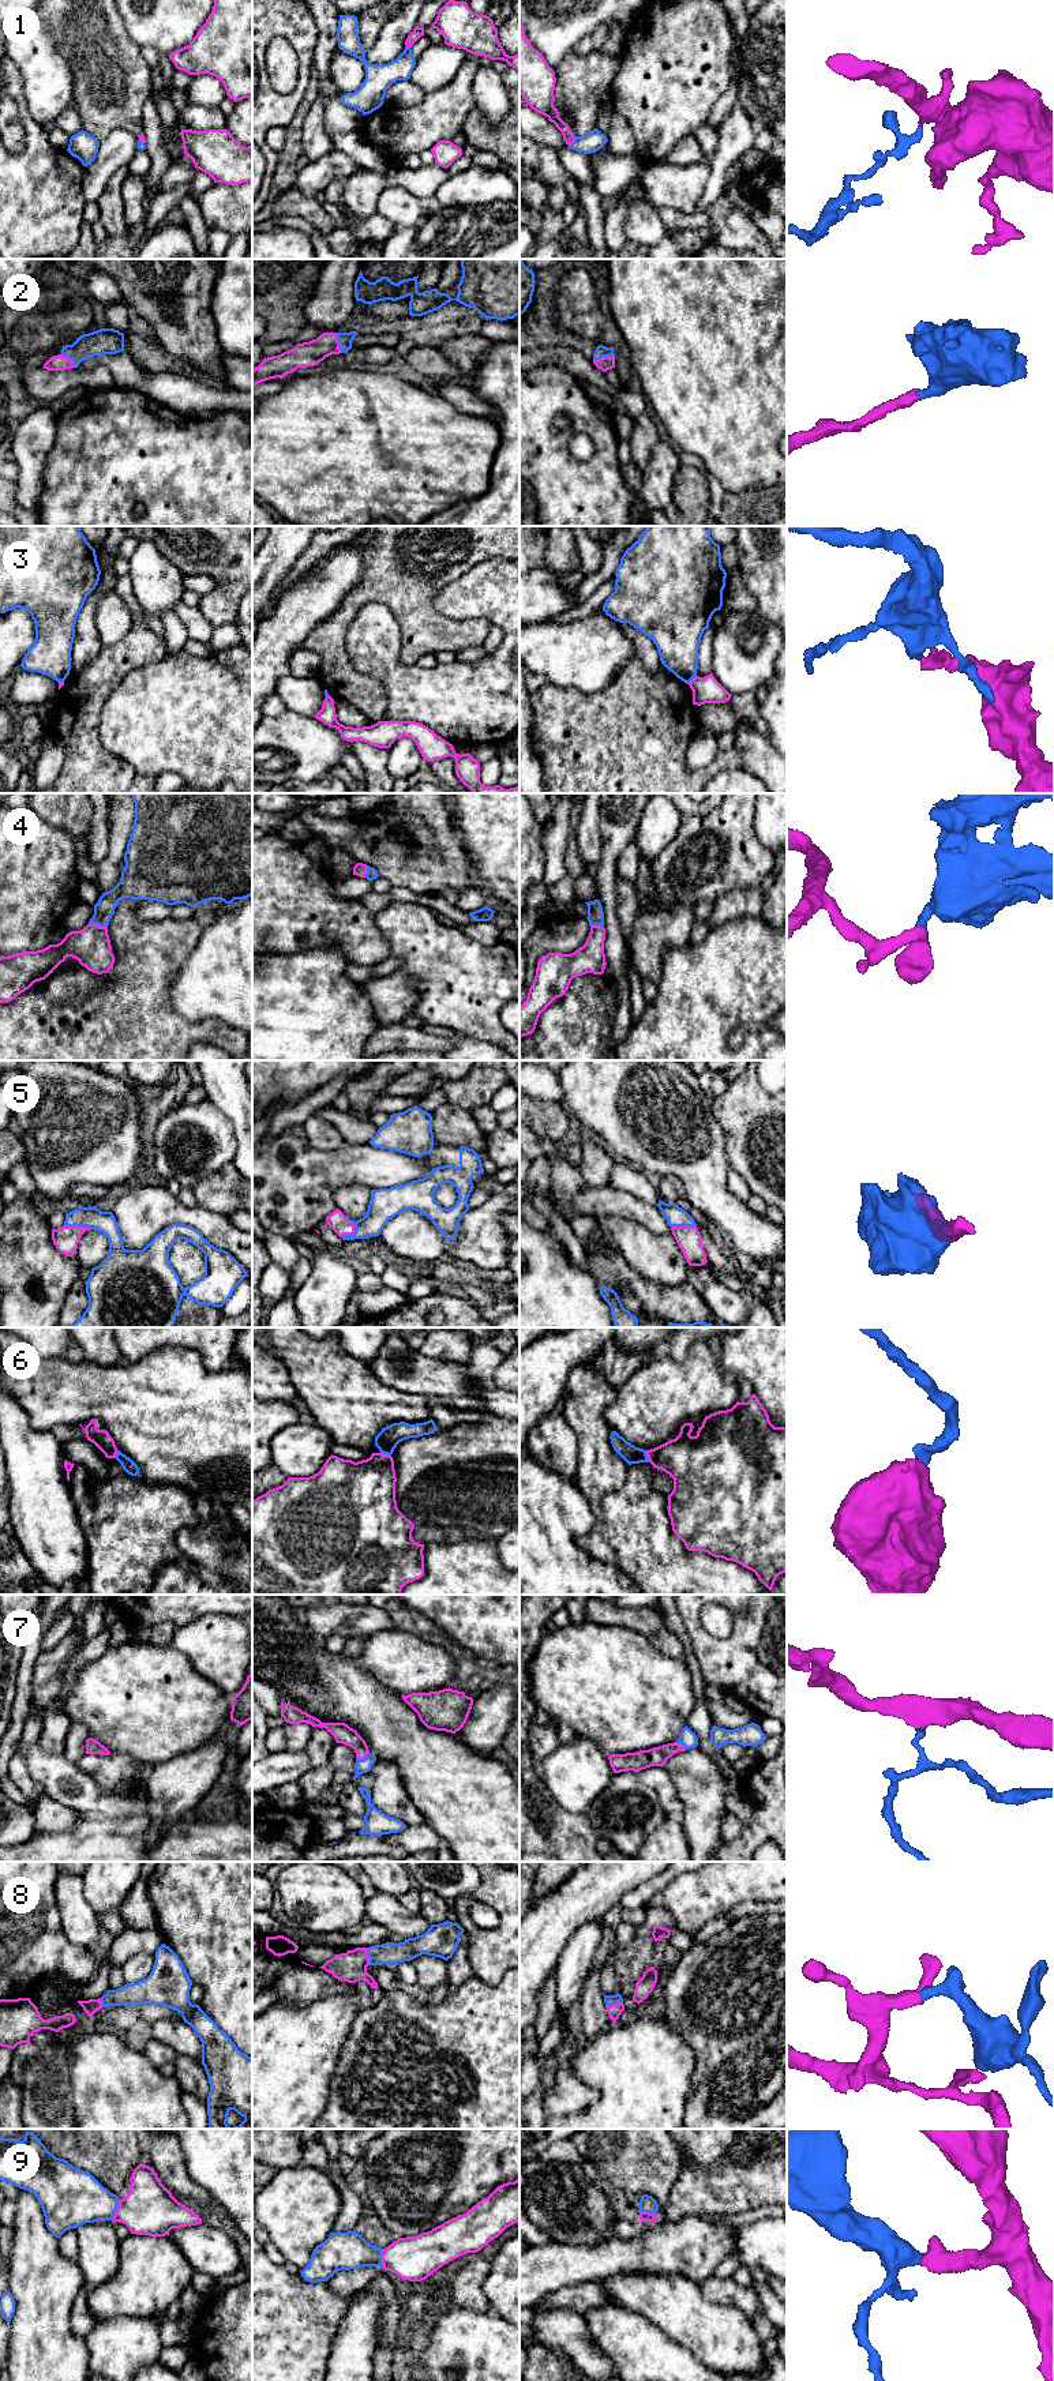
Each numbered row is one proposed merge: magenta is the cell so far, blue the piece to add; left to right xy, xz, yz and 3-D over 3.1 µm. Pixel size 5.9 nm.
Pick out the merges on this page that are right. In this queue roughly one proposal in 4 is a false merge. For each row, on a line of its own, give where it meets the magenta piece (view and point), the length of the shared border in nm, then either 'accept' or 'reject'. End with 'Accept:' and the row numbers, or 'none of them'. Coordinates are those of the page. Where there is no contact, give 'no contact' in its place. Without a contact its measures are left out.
1: contact yz (573, 141); length 70 nm; accept
2: contact yz (603, 357); length 130 nm; accept
3: contact yz (691, 680); length 80 nm; reject
4: contact xy (98, 926); length 120 nm; accept
5: contact xz (353, 1225); length 140 nm; accept
6: contact yz (646, 1454); length 80 nm; accept
7: contact xz (363, 1758); length 90 nm; accept
8: contact xz (367, 1956); length 110 nm; accept
9: contact xy (116, 2209); length 130 nm; accept
Accept: 1, 2, 4, 5, 6, 7, 8, 9

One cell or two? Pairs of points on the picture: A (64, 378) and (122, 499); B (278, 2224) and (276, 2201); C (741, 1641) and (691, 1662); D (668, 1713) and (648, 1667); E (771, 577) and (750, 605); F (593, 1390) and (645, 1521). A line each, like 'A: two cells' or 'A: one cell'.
A: two cells
B: one cell
C: two cells
D: one cell
E: two cells
F: one cell

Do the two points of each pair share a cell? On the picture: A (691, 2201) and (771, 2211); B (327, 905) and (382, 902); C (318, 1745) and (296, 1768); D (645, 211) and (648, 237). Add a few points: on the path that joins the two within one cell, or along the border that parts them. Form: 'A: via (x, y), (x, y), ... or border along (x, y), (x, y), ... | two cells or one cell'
A: border along (772, 2204), (726, 2212), (723, 2215) | two cells
B: border along (357, 900), (374, 915) | two cells
C: border along (304, 1750), (311, 1768) | two cells
D: via (645, 218), (646, 231) | one cell

